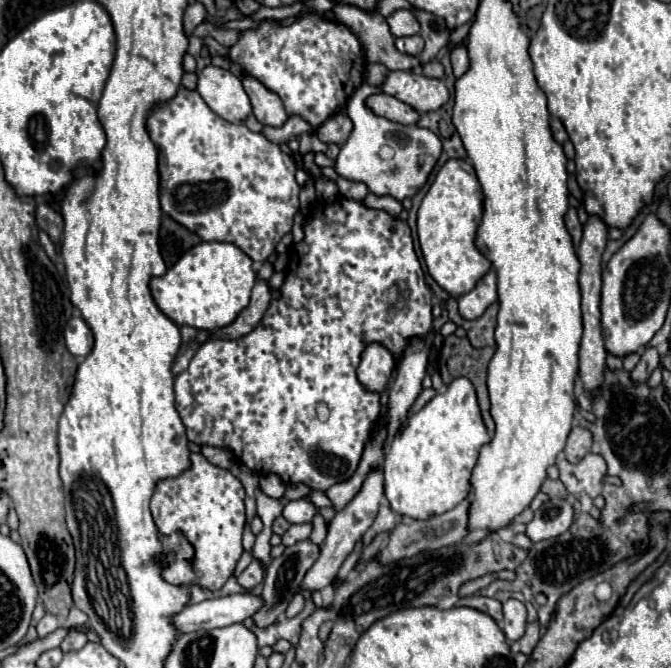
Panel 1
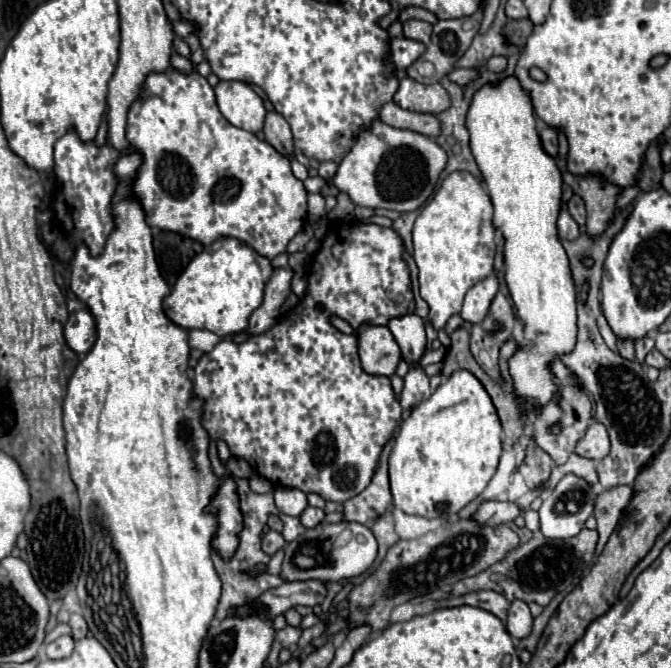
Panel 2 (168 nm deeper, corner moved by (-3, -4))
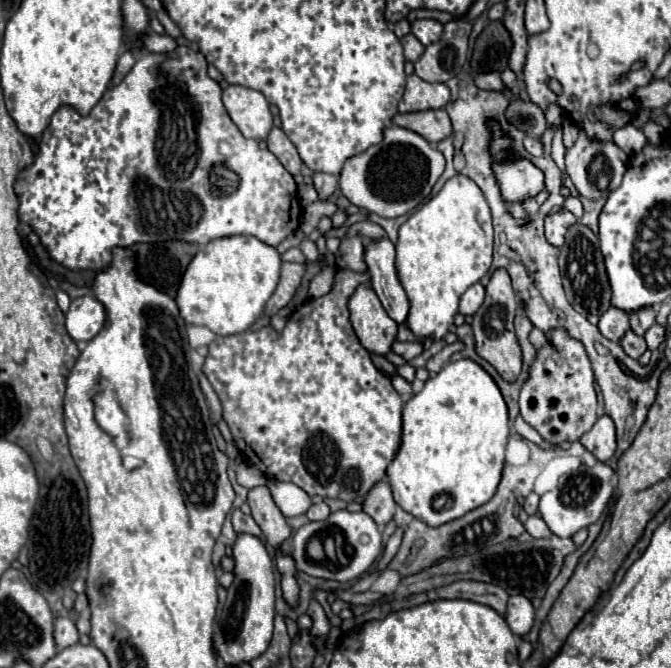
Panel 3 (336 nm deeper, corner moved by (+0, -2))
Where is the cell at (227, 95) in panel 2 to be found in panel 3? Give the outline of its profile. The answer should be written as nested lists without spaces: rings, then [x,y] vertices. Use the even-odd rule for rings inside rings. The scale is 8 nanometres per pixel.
[[[229,85],[227,89],[223,89],[223,105],[239,131],[249,139],[261,141],[273,127],[269,103],[255,89],[243,85]]]

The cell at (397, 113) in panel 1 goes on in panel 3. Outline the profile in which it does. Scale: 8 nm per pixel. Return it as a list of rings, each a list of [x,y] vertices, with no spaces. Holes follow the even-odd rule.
[[[445,109],[437,111],[417,111],[417,113],[397,113],[393,117],[393,125],[411,129],[425,137],[431,145],[451,135],[451,121]]]

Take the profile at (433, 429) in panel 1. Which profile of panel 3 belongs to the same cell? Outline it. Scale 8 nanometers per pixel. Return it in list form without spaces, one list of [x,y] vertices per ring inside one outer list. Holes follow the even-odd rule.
[[[471,359],[447,363],[403,409],[401,445],[387,467],[395,503],[431,527],[463,517],[493,497],[507,439],[507,405],[495,381]]]

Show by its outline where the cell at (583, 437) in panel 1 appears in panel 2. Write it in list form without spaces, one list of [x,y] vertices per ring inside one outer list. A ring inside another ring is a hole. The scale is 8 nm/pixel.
[[[594,421],[588,427],[586,435],[578,441],[576,453],[582,457],[588,457],[588,459],[604,459],[610,453],[610,437],[608,437],[606,427],[602,423]]]

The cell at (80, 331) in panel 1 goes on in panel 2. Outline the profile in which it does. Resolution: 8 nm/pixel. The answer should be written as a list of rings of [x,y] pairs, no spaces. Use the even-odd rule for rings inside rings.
[[[88,309],[70,313],[64,325],[64,337],[76,353],[88,353],[96,341],[96,323]]]

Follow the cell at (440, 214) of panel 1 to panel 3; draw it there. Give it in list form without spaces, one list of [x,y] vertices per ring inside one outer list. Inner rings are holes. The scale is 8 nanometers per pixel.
[[[459,173],[451,177],[437,195],[431,197],[401,225],[399,241],[395,247],[397,247],[399,279],[411,303],[407,325],[419,339],[431,337],[433,341],[439,341],[447,335],[449,325],[453,323],[453,317],[457,315],[459,297],[473,283],[479,283],[489,273],[489,267],[491,267],[493,225],[491,225],[491,211],[481,189],[467,175]]]

